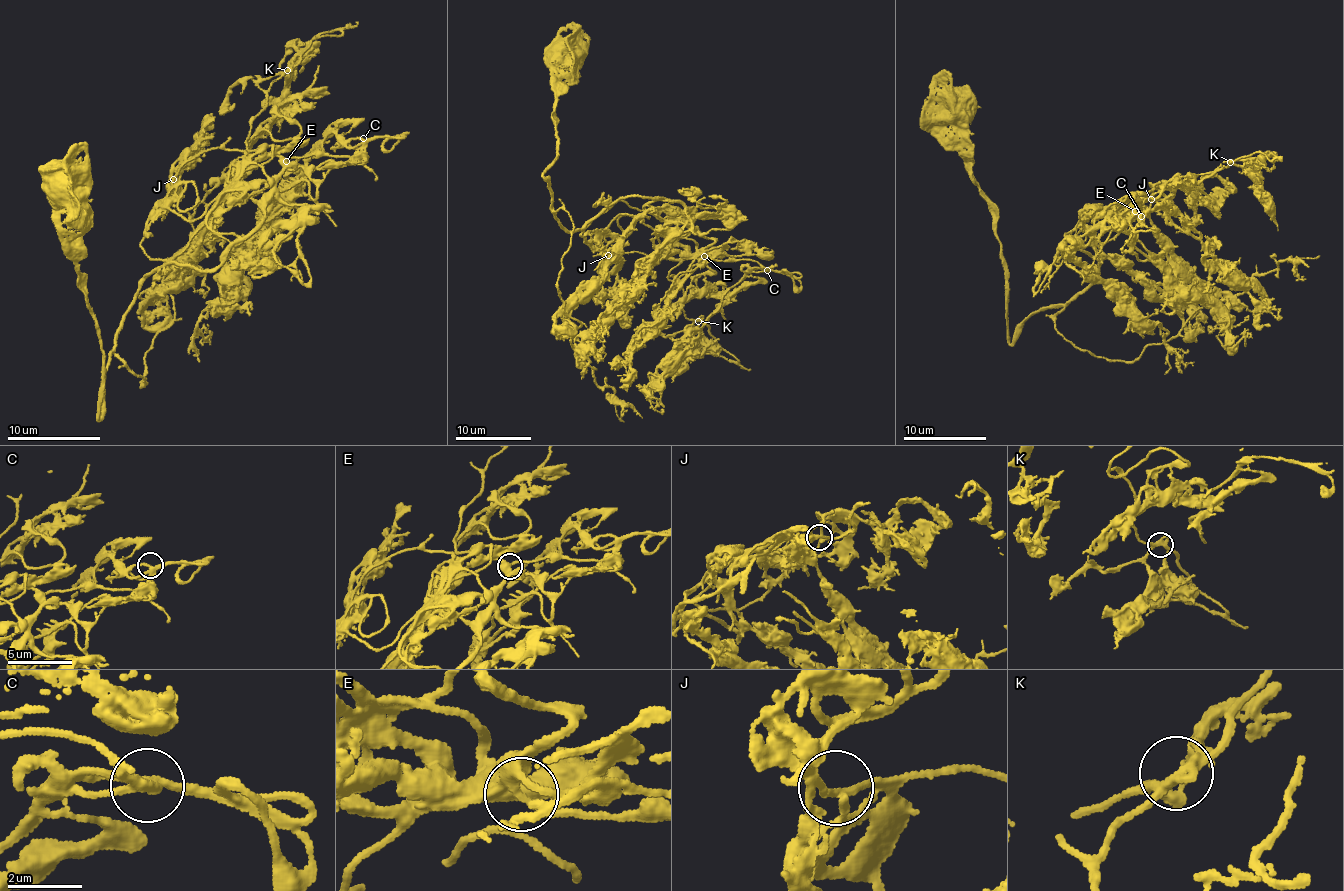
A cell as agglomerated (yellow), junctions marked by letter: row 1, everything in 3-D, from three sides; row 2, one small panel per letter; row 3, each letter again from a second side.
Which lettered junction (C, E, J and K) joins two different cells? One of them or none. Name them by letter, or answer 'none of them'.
none of them

